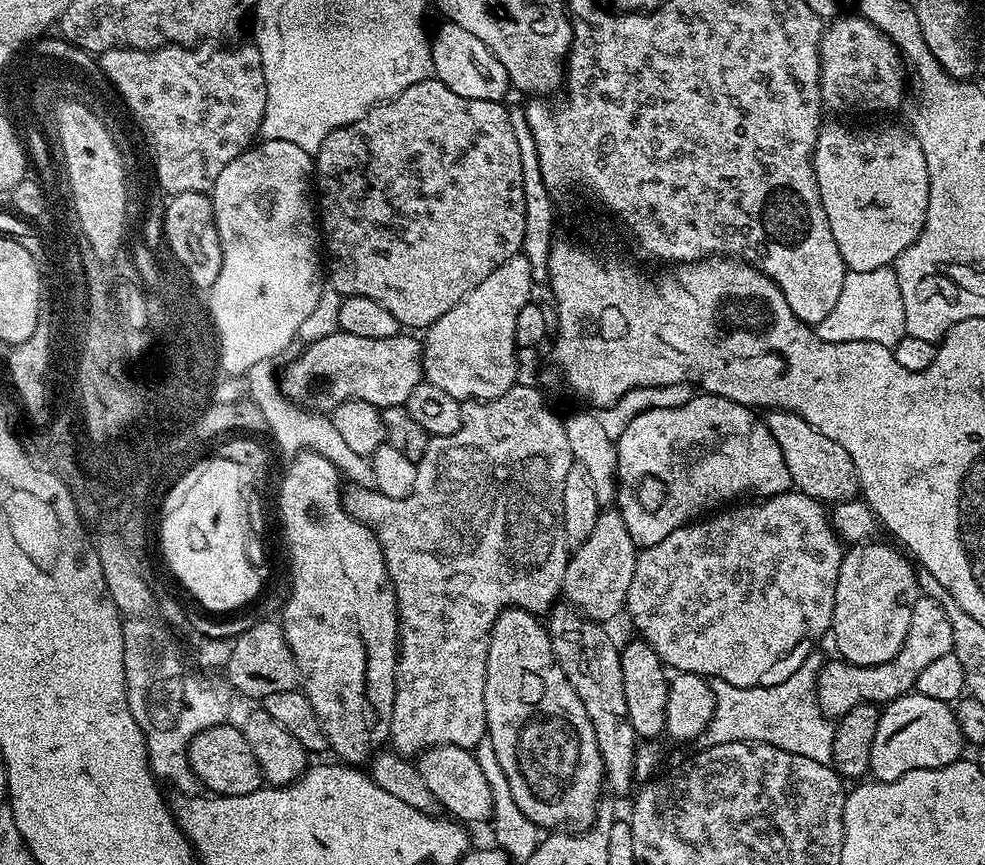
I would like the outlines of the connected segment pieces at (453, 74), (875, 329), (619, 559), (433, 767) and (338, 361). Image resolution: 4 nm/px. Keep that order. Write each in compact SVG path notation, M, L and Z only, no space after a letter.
M451 22L437 30L436 36L431 37L432 45L432 70L435 79L441 80L454 94L462 94L462 98L474 98L475 100L499 100L505 99L504 95L510 92L506 66L494 58L486 45L478 42L470 30L462 30L462 26Z
M895 267L865 272L845 271L842 294L838 303L814 331L826 342L878 342L893 349L906 335L906 310L902 306L902 290L898 286Z
M601 511L586 542L575 545L574 551L568 557L562 589L563 599L568 602L580 600L584 608L594 607L596 600L627 605L630 578L634 578L637 555L638 546L630 538L630 530L626 530L626 522L620 517L619 511Z
M437 744L427 747L419 753L418 767L423 781L429 787L429 794L437 805L445 808L449 817L469 825L479 820L487 821L492 814L492 795L490 784L486 782L486 774L482 774L482 766L478 766L475 755L467 747L456 744Z
M332 330L329 336L306 345L304 353L289 362L284 376L282 372L282 391L290 400L321 414L352 399L365 400L381 410L407 405L414 386L424 380L424 350L421 341L412 336L358 338L358 334Z

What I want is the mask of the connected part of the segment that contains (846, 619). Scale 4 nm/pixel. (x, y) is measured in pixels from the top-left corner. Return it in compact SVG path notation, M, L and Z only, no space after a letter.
M877 540L853 543L838 570L830 637L840 651L839 659L850 664L880 664L894 658L906 630L910 630L910 614L918 595L913 561L899 547L891 548Z

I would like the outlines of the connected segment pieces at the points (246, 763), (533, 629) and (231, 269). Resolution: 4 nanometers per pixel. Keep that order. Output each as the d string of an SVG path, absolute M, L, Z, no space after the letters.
M232 722L215 724L197 733L188 745L188 765L192 773L205 789L214 790L218 796L248 796L256 792L265 783L262 770L258 766L258 758L254 758L254 750L250 750L250 742L246 742L243 731Z
M507 608L498 614L493 624L485 662L486 740L498 758L498 766L502 766L502 774L510 784L514 802L518 802L518 810L522 810L537 828L560 830L565 826L588 826L598 814L596 803L600 800L600 786L602 790L605 785L604 760L600 757L586 707L582 706L560 668L547 627L536 620L539 619L535 612Z
M261 139L259 142L253 143L251 148L246 149L242 155L236 156L234 162L230 162L230 166L226 166L226 170L222 170L222 174L218 174L218 182L214 182L210 193L210 199L212 201L212 209L214 210L214 218L216 219L216 239L218 241L218 251L222 258L222 266L220 267L220 273L218 278L214 282L214 286L207 293L206 301L208 303L208 314L212 319L212 327L215 329L215 338L218 341L218 364L221 369L224 368L228 372L240 372L240 374L247 374L251 368L258 366L265 362L275 361L275 356L280 356L288 347L292 344L292 339L300 332L300 327L311 318L316 312L316 307L320 304L320 295L323 294L324 288L326 292L326 276L322 271L322 256L318 251L318 212L314 207L314 156L313 153L302 150L302 146L294 146L294 142L282 142L281 140L265 140Z

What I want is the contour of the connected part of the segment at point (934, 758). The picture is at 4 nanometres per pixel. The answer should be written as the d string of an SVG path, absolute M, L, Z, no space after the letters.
M913 690L883 705L878 730L874 733L874 746L870 746L868 771L873 781L894 782L902 778L902 774L910 774L910 770L953 764L961 759L963 748L966 748L966 741L958 726L955 707Z

